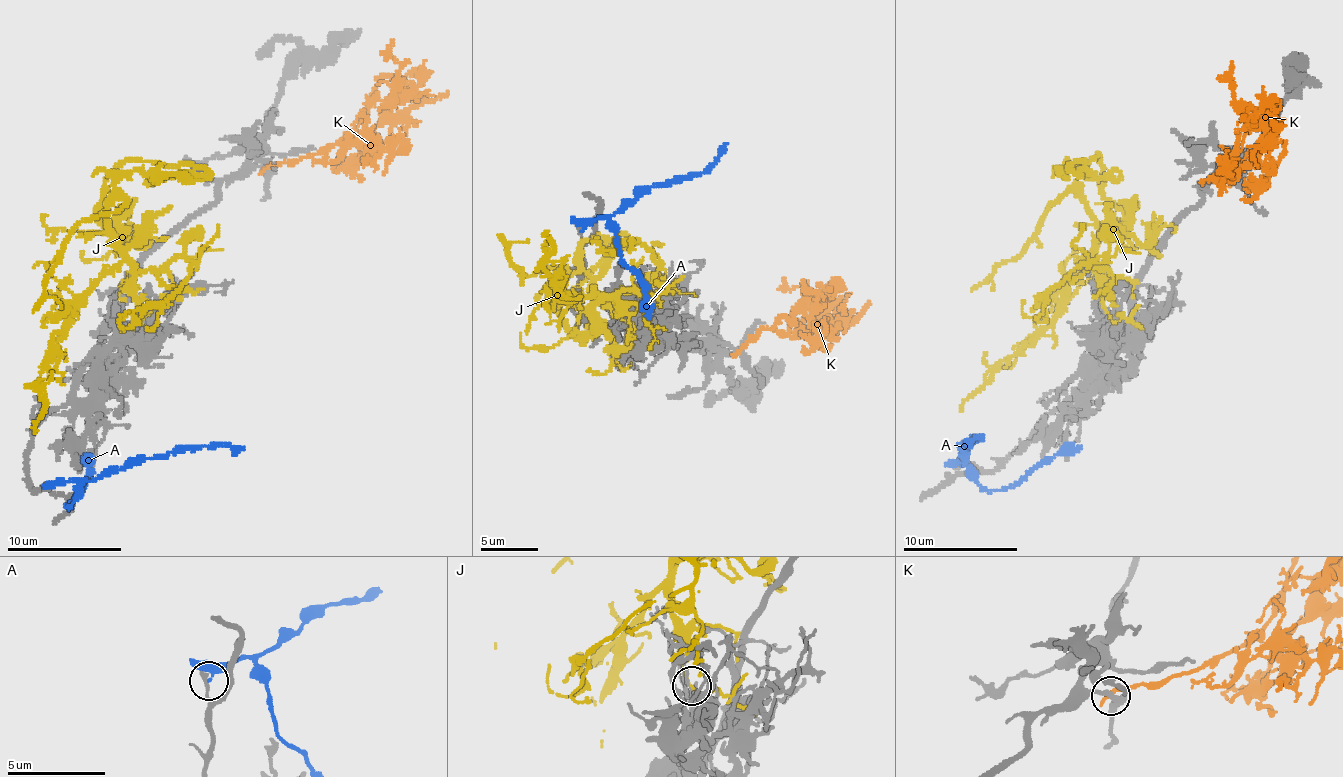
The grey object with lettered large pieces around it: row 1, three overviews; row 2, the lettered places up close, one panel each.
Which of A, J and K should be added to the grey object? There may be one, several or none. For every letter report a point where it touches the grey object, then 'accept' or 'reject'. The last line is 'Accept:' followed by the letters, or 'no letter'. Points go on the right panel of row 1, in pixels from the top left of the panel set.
A: contact (962, 465); reject
J: contact (1106, 311); reject
K: contact (1232, 182); reject
Accept: no letter

